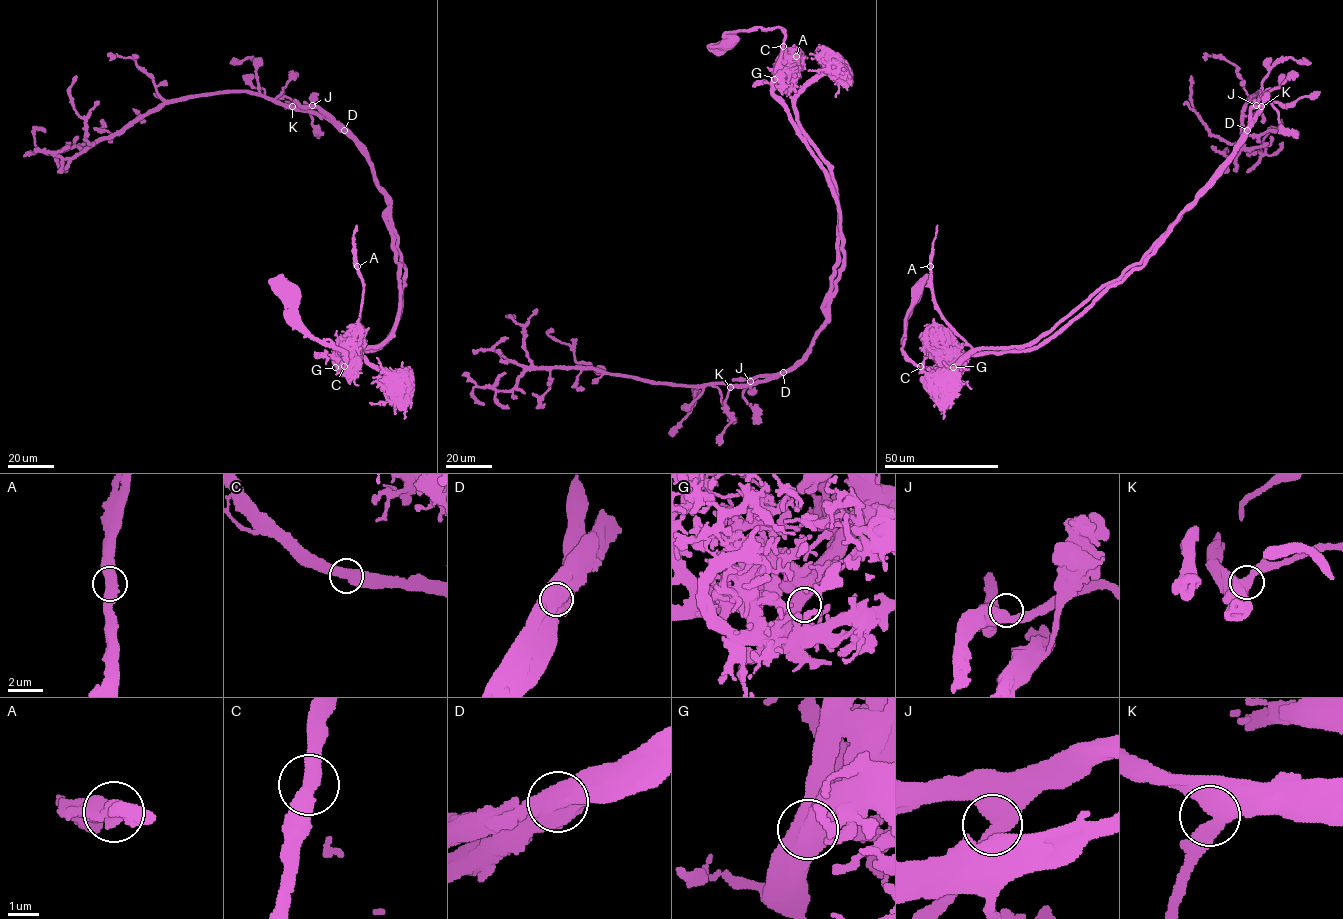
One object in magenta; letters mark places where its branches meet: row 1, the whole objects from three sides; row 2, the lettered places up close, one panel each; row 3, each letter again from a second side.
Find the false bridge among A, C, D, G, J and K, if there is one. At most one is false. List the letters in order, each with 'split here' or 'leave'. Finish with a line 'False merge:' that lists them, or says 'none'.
A: leave
C: leave
D: split here
G: leave
J: leave
K: leave
False merge: D

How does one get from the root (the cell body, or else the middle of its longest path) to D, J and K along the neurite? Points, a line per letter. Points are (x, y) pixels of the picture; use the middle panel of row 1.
D: (730, 41), (738, 31), (784, 31), (773, 95), (839, 212), (843, 266), (829, 318), (783, 372)
J: (730, 41), (784, 31), (773, 95), (827, 179), (843, 254), (810, 349), (750, 381)
K: (730, 41), (784, 31), (773, 95), (827, 179), (843, 254), (806, 354), (730, 387)

